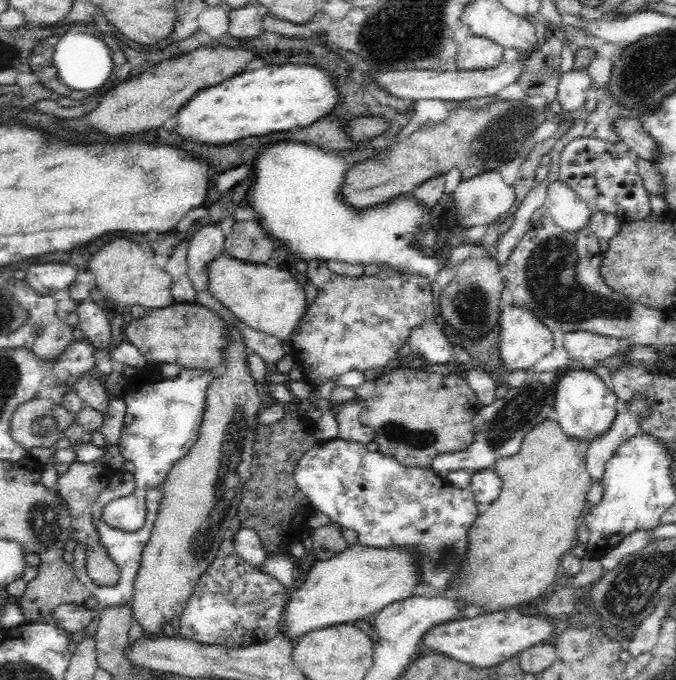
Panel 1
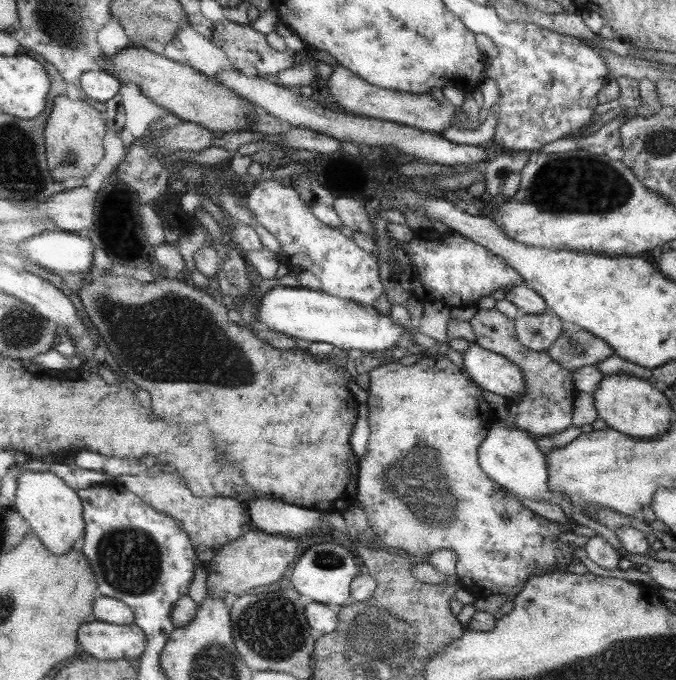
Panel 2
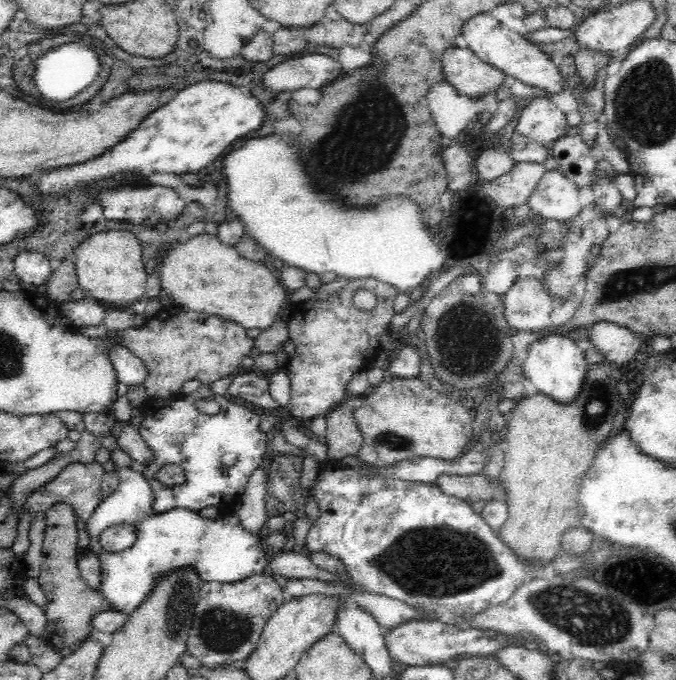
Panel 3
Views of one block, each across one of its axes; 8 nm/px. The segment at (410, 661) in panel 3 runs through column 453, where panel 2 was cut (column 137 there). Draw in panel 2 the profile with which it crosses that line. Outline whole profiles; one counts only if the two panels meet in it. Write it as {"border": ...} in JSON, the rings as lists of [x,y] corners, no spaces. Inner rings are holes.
{"border":[[[98,621],[84,623],[79,626],[77,641],[83,652],[99,661],[124,659],[134,662],[146,649],[146,636],[134,623],[123,626]]]}

